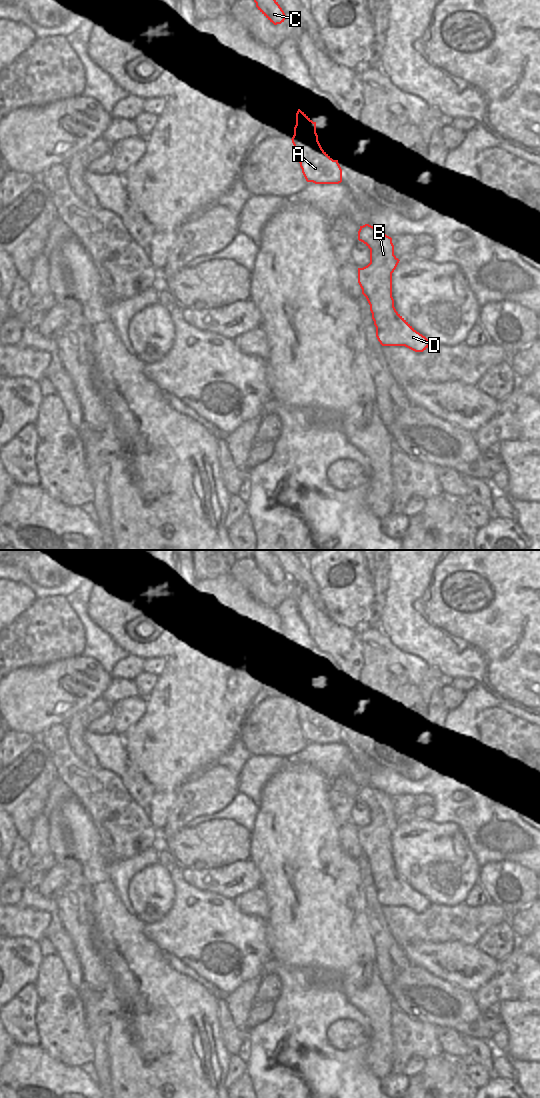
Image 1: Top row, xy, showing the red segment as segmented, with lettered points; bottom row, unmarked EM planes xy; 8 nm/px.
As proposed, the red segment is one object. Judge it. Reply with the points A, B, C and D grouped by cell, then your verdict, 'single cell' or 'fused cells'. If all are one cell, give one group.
groups A B C D; single cell

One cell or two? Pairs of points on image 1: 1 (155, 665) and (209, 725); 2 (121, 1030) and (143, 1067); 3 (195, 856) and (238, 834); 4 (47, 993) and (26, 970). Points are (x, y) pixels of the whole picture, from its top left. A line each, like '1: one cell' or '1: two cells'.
1: two cells
2: one cell
3: one cell
4: two cells

